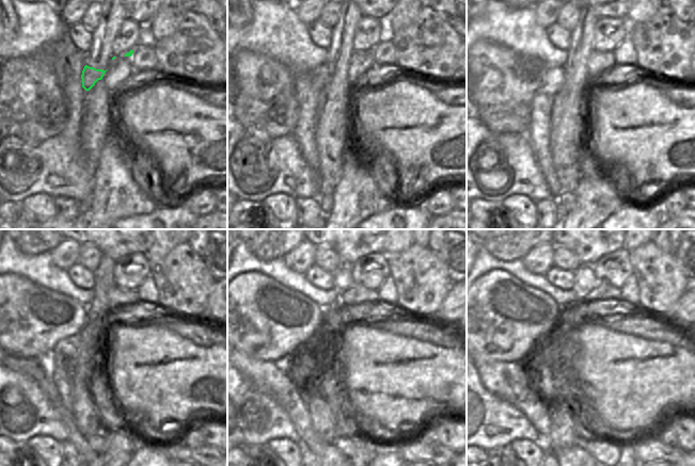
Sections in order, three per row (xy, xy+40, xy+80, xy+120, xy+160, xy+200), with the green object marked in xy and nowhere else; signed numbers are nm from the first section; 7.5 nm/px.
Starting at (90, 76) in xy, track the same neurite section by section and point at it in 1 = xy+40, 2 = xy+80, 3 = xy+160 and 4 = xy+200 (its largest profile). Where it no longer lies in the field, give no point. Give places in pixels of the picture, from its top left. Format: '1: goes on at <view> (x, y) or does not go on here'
1: goes on at xy+40 (321, 71)
2: goes on at xy+80 (491, 75)
3: goes on at xy+160 (263, 319)
4: goes on at xy+200 (500, 318)

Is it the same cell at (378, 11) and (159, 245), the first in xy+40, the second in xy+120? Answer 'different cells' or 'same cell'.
different cells

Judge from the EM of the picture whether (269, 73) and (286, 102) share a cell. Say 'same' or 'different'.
different

